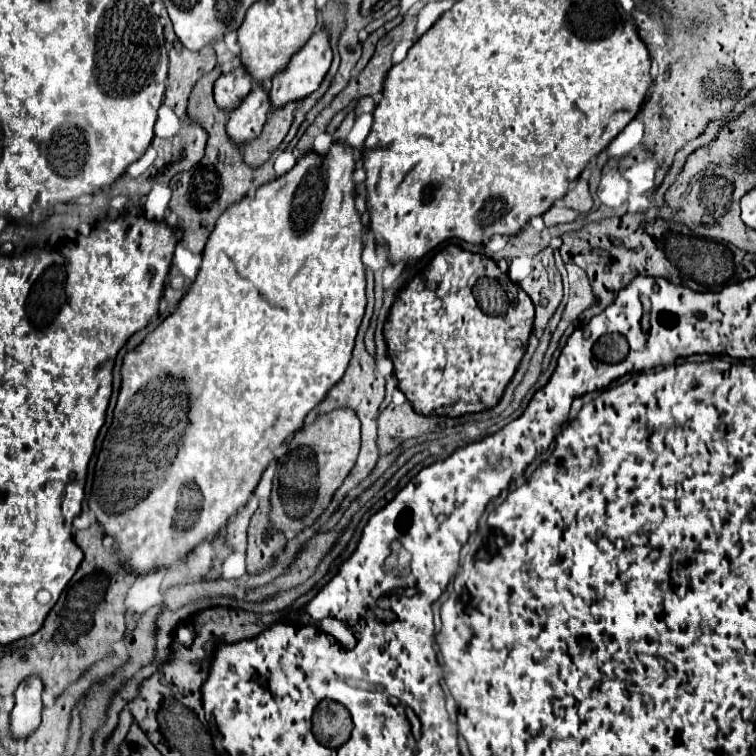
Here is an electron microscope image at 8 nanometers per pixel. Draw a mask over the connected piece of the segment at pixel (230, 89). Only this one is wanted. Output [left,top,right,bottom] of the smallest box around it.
[215,63,253,111]

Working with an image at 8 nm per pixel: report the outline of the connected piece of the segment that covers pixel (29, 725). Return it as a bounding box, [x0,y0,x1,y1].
[11,675,43,739]

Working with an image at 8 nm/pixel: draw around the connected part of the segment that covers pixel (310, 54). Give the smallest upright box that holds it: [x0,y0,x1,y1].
[269,29,333,107]

